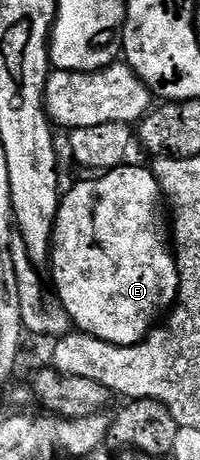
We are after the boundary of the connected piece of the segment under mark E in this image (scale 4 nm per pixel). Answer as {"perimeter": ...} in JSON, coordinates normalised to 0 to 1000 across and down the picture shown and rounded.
{"perimeter":[[[615,357],[585,361],[585,365],[505,376],[495,383],[460,383],[445,396],[390,398],[345,422],[335,415],[305,428],[290,470],[280,472],[280,493],[260,507],[255,587],[260,613],[280,620],[275,641],[315,659],[360,696],[360,707],[385,720],[455,726],[460,733],[575,752],[680,752],[760,724],[790,700],[780,689],[800,680],[815,685],[825,678],[855,676],[900,635],[900,602],[880,580],[870,535],[850,524],[850,483],[830,472],[830,448],[810,437],[800,402],[735,359],[650,361],[650,357]]]}

